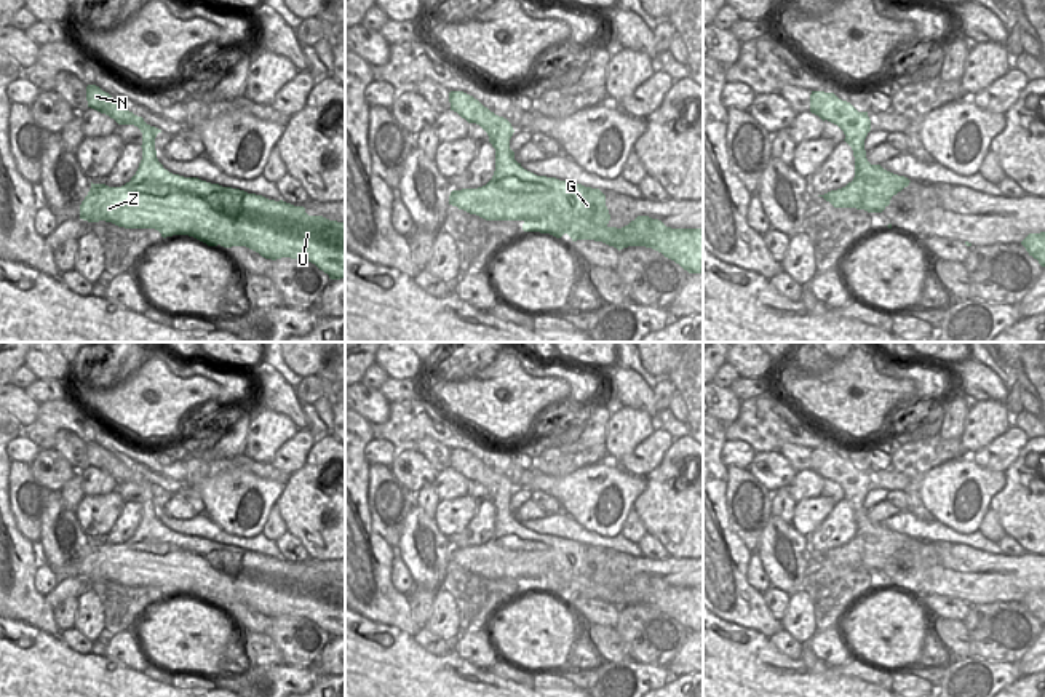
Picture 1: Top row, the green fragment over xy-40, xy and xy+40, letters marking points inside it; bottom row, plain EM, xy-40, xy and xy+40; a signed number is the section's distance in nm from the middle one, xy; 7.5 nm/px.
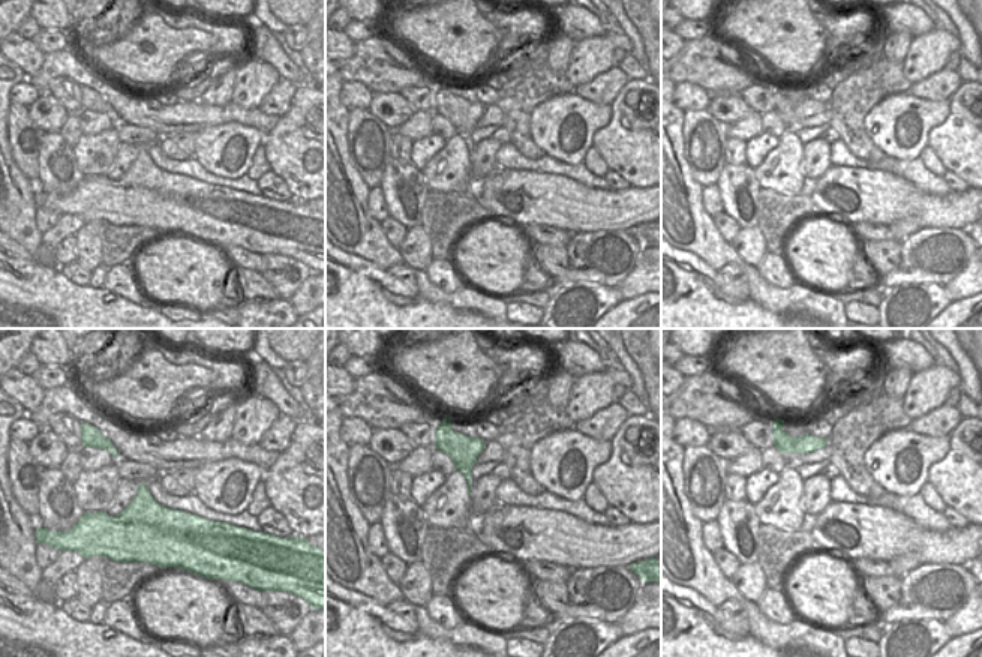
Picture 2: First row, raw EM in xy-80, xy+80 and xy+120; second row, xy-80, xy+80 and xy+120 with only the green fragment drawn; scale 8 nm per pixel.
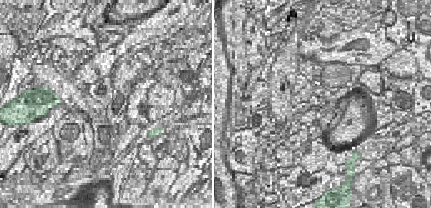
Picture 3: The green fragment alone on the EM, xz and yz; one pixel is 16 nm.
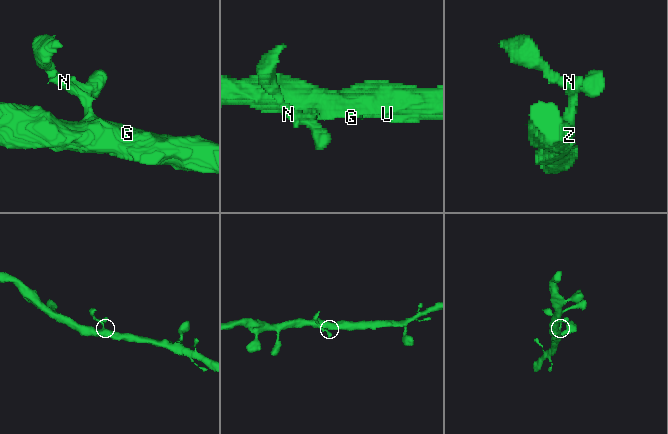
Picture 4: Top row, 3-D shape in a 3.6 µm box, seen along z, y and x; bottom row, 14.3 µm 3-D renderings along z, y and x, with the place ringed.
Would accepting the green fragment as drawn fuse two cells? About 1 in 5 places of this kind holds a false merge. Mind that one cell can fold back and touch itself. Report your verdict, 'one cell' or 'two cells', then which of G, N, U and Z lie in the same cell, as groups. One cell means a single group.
one cell | G N U Z

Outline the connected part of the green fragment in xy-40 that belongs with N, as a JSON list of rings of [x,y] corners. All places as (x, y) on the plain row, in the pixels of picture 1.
[[[96,443],[86,444],[88,465],[109,473],[118,483],[134,483],[142,491],[142,518],[136,532],[121,545],[93,542],[80,563],[80,577],[112,580],[125,587],[155,587],[163,596],[189,593],[208,604],[246,604],[265,617],[305,617],[329,633],[345,636],[345,580],[308,574],[304,564],[275,560],[240,547],[222,545],[198,536],[184,536],[163,526],[157,516],[155,496],[161,488],[129,470]]]

